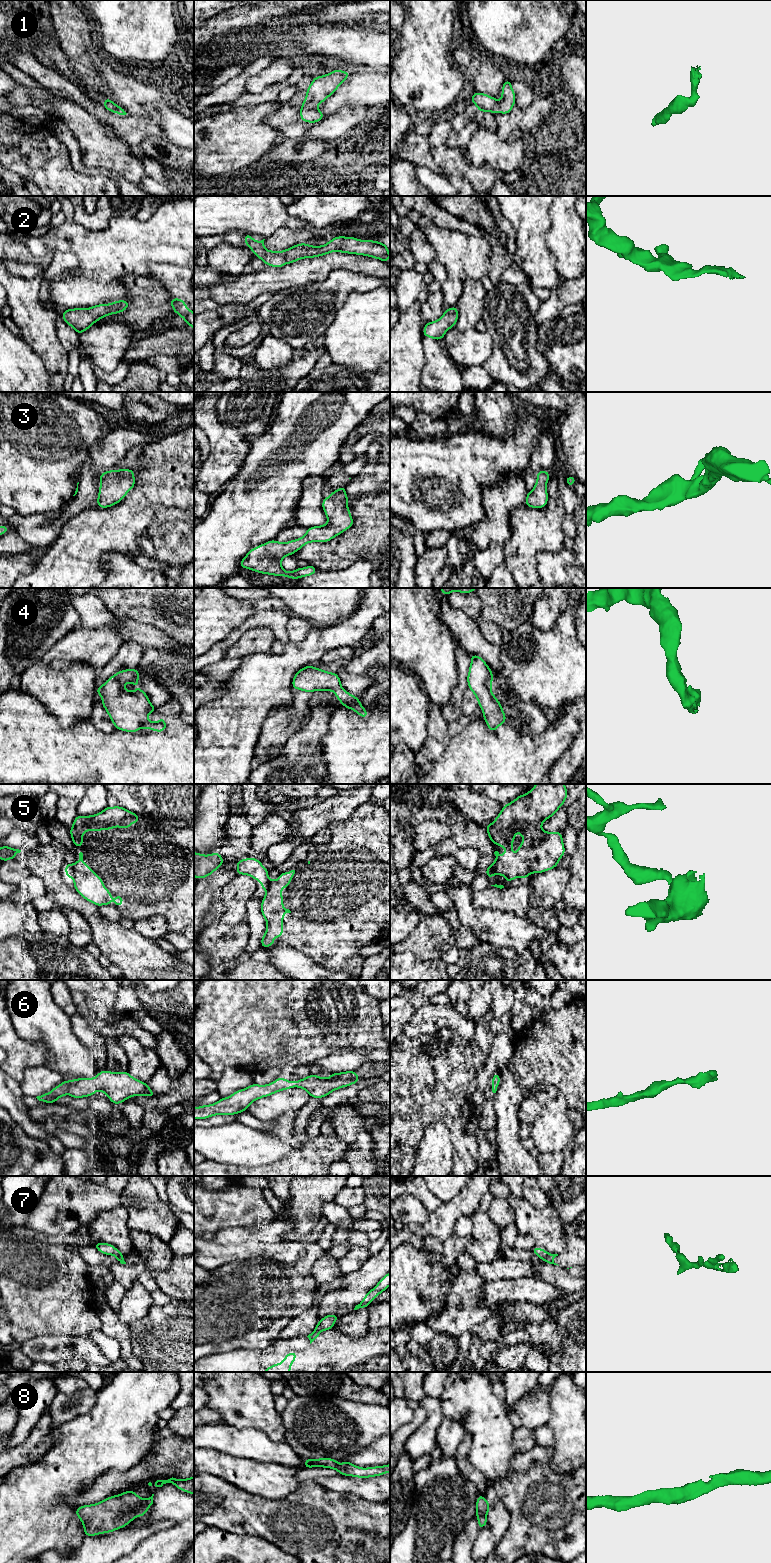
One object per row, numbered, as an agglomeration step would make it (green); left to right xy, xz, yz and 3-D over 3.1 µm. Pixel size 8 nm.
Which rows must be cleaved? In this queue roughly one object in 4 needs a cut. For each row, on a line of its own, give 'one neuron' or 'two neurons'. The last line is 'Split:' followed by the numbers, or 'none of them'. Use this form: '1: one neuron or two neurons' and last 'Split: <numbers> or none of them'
1: one neuron
2: one neuron
3: one neuron
4: one neuron
5: two neurons
6: one neuron
7: two neurons
8: one neuron
Split: 5, 7

